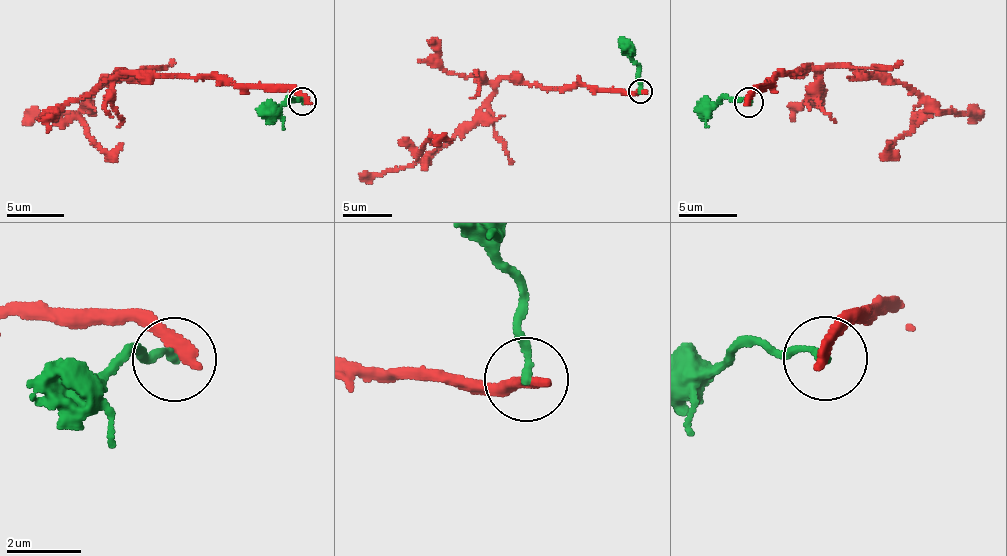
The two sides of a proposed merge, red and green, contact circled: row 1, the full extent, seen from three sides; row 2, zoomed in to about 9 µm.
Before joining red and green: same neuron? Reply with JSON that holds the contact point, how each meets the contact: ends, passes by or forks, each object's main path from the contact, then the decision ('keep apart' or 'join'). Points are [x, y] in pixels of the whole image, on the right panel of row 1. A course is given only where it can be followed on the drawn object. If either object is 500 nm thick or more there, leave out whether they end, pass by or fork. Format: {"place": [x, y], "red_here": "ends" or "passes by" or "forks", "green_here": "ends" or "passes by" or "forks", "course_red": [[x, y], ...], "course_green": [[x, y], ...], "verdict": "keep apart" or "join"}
{"place": [749, 102], "red_here": "ends", "green_here": "ends", "course_red": [[748, 101], [757, 89], [773, 86], [777, 76], [809, 67], [887, 75], [930, 108], [888, 151], [890, 143]], "course_green": [[748, 101], [720, 97], [717, 103], [703, 102], [697, 107]], "verdict": "keep apart"}

